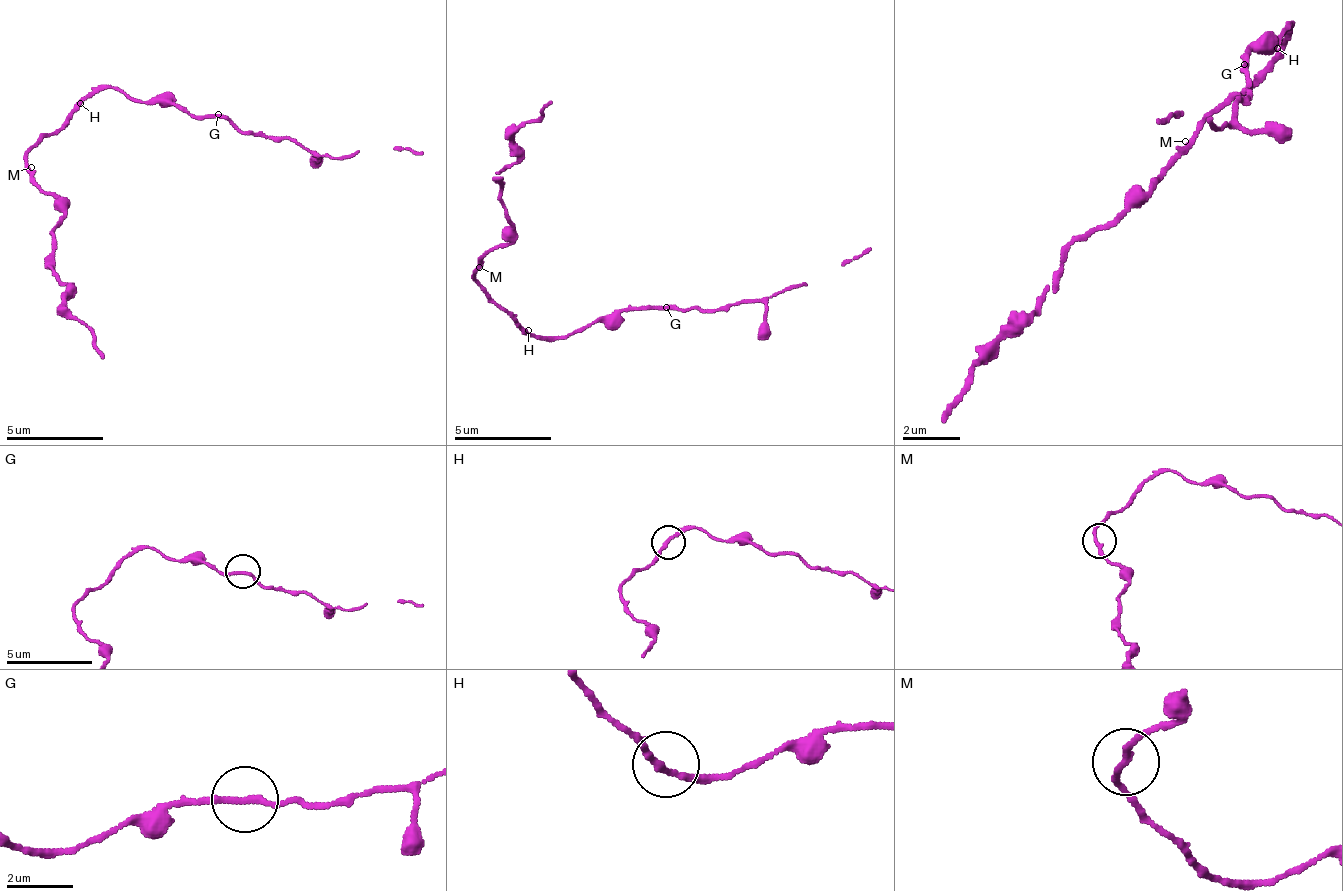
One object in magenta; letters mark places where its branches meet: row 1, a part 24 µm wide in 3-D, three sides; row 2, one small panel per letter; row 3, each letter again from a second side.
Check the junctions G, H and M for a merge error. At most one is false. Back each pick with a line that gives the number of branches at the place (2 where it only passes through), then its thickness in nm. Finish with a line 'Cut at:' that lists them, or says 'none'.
Cut at: none

